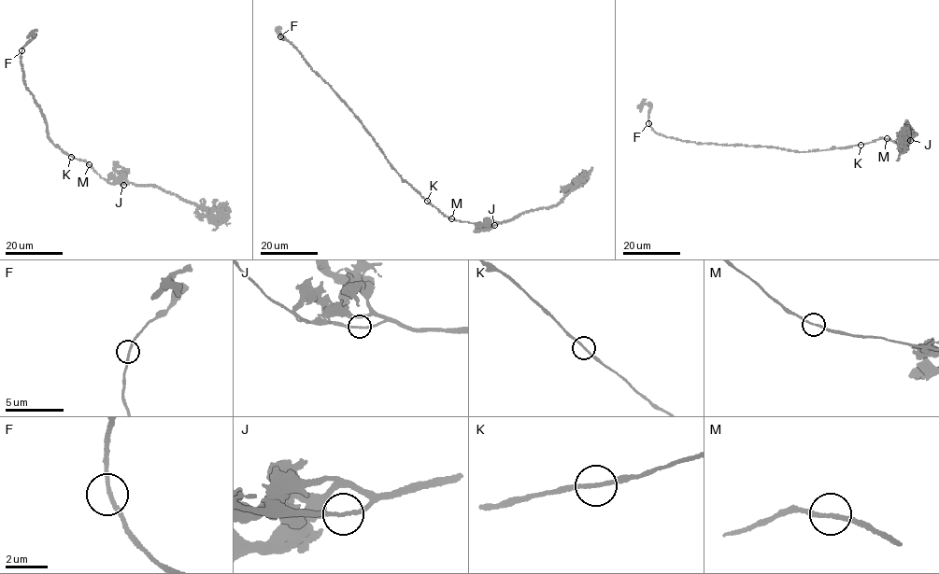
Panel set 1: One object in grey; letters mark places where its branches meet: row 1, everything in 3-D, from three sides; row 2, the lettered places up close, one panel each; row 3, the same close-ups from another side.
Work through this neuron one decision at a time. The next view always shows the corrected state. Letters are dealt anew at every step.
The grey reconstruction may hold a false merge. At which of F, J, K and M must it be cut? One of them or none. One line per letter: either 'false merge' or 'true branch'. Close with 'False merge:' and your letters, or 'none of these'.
F: true branch
J: true branch
K: true branch
M: true branch
False merge: none of these

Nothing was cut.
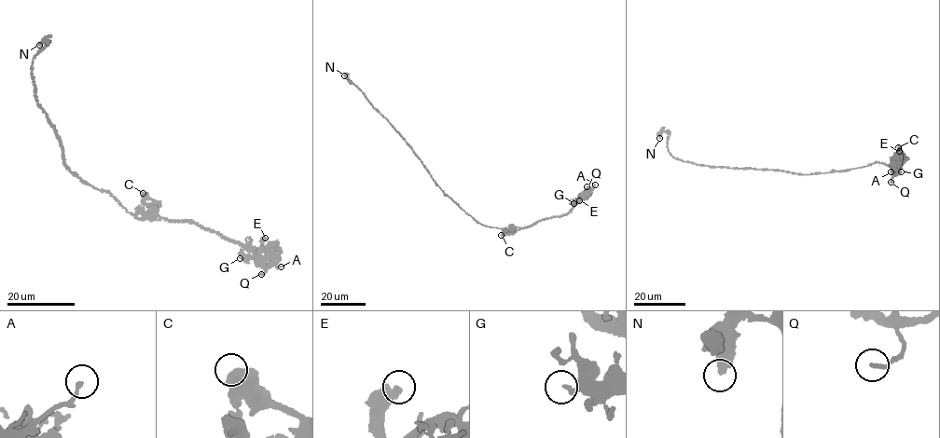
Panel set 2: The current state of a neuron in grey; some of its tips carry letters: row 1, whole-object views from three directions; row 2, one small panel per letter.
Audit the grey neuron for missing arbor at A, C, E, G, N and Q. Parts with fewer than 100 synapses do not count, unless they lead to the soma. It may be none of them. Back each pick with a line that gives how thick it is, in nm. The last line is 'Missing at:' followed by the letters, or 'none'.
Missing at: none

